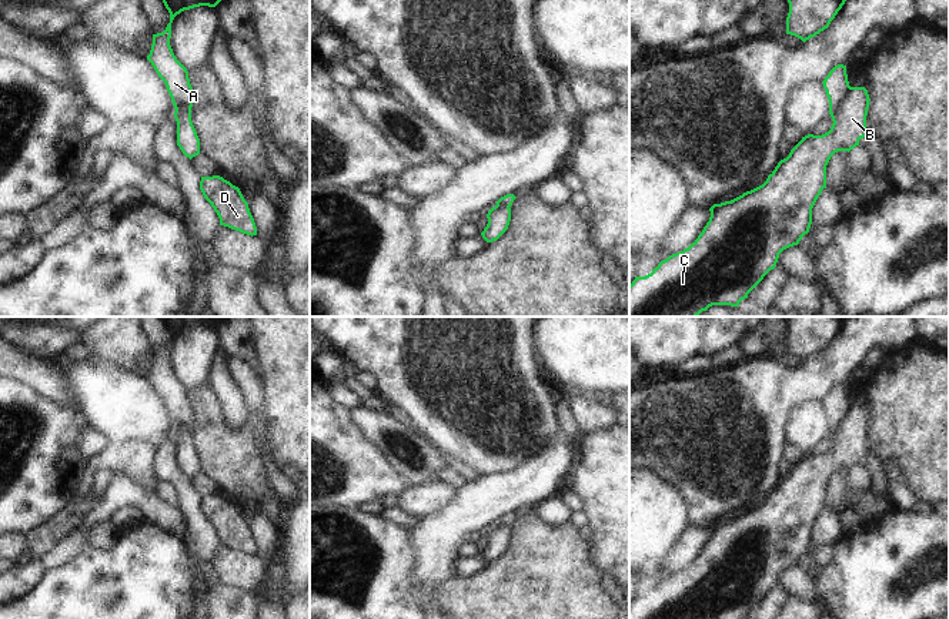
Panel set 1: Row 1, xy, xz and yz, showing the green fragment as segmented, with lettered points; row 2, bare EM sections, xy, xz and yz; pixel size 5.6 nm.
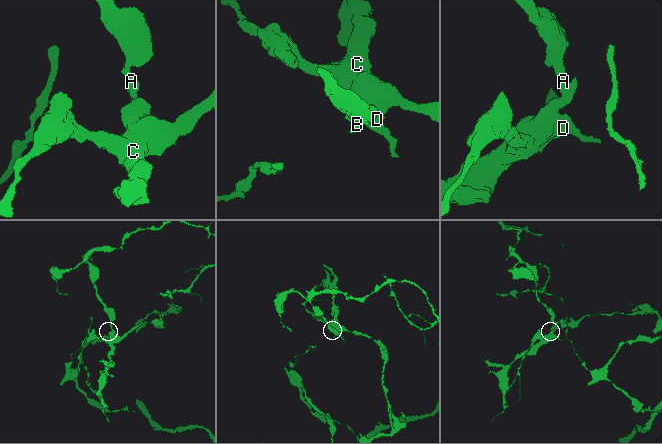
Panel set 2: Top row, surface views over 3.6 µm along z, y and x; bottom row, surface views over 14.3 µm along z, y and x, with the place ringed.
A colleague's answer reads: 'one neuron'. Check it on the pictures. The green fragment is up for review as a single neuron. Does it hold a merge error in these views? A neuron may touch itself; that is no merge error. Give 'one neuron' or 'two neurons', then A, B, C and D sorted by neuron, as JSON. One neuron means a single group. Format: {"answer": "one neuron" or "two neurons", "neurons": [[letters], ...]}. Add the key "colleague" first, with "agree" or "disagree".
{"colleague": "disagree", "answer": "two neurons", "neurons": [["A"], ["B", "C", "D"]]}

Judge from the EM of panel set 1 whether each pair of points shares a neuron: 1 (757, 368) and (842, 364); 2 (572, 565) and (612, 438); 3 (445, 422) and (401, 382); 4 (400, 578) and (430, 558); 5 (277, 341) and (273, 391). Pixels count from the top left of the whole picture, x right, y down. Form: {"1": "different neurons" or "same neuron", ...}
{"1": "same neuron", "2": "different neurons", "3": "same neuron", "4": "different neurons", "5": "same neuron"}

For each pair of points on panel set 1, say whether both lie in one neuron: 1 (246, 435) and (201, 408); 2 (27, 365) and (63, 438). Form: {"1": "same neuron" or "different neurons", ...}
{"1": "same neuron", "2": "different neurons"}

